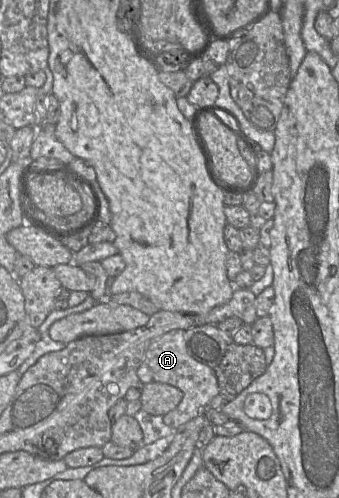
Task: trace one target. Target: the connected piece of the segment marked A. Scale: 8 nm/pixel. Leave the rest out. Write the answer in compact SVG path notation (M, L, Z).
M174 329L152 340L137 370L138 378L144 384L166 383L182 391L183 398L178 406L163 416L164 423L174 430L203 413L209 401L219 394L214 369L198 362L188 353L185 331Z

